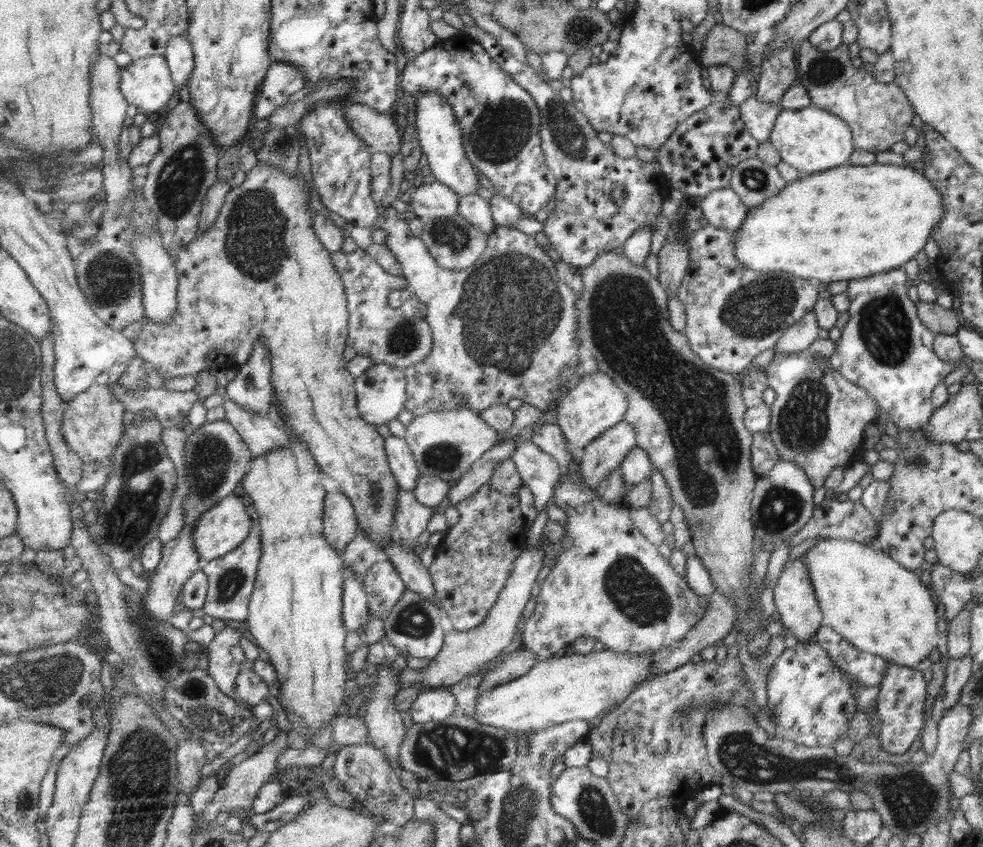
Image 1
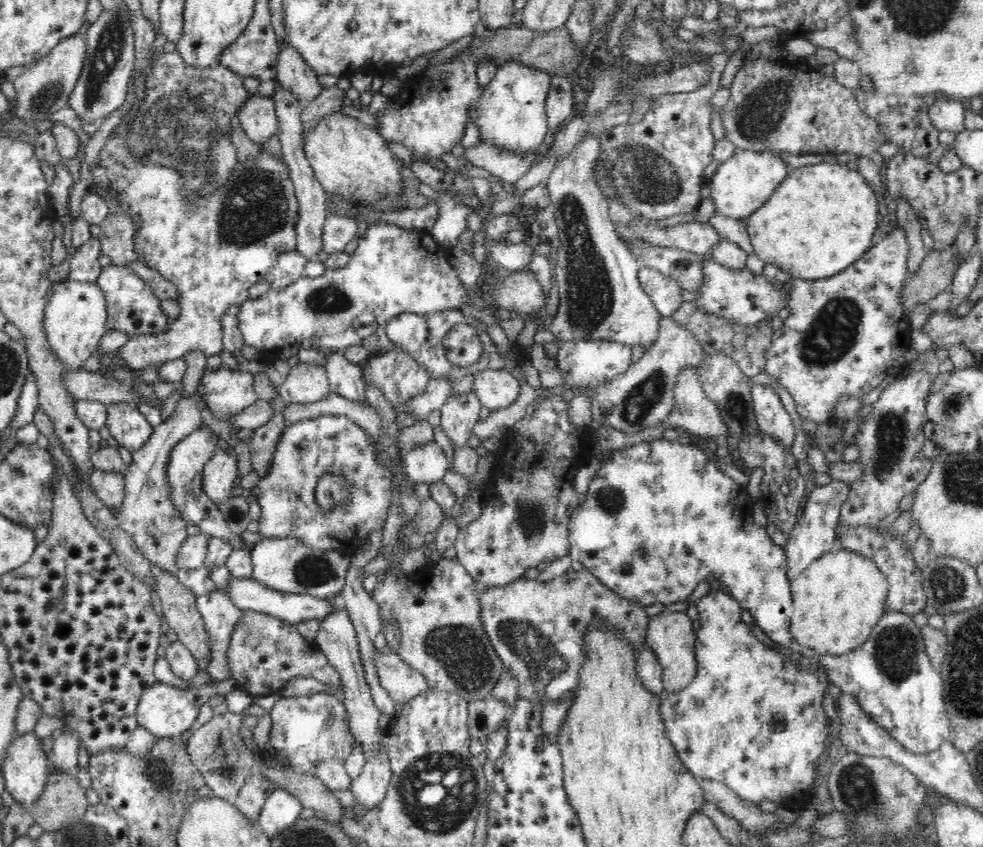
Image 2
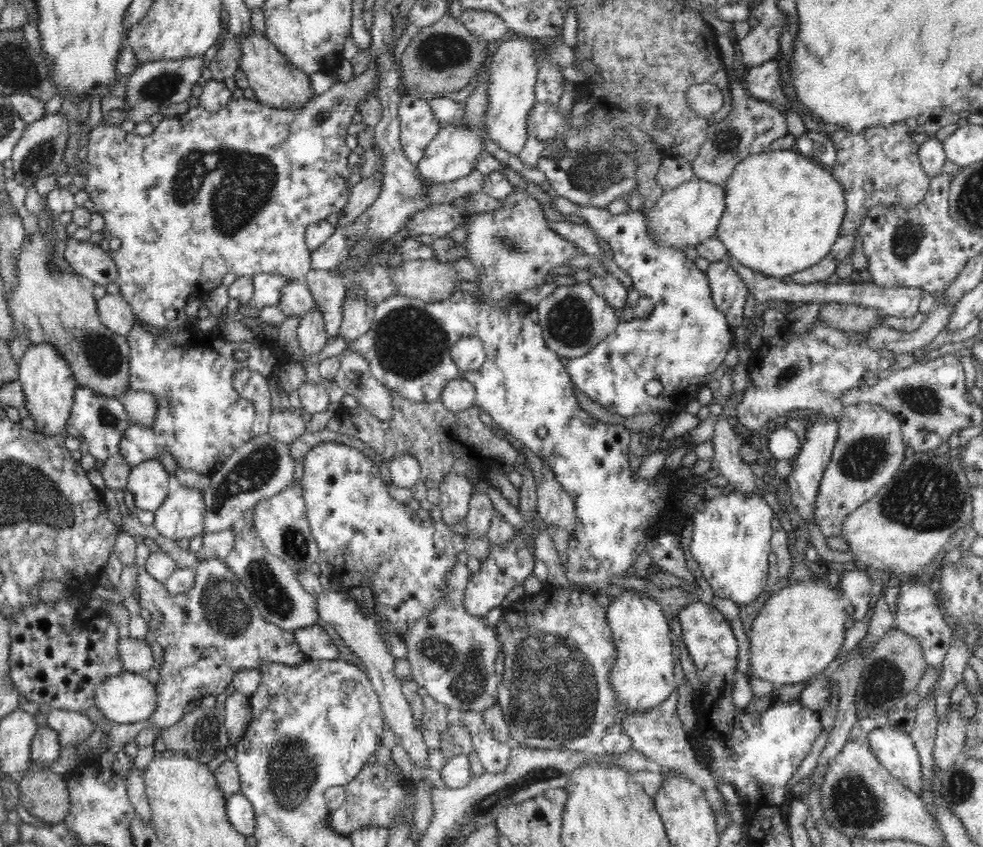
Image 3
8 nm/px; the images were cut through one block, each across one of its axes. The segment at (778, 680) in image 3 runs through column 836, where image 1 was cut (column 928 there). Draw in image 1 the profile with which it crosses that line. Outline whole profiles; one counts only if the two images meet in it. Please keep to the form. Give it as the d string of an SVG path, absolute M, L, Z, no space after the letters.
M819 539L802 556L811 577L815 601L823 615L821 624L837 632L855 648L901 666L915 667L928 656L929 650L937 646L940 606L929 588L913 572L901 567L884 553L872 550L871 546L849 539Z

